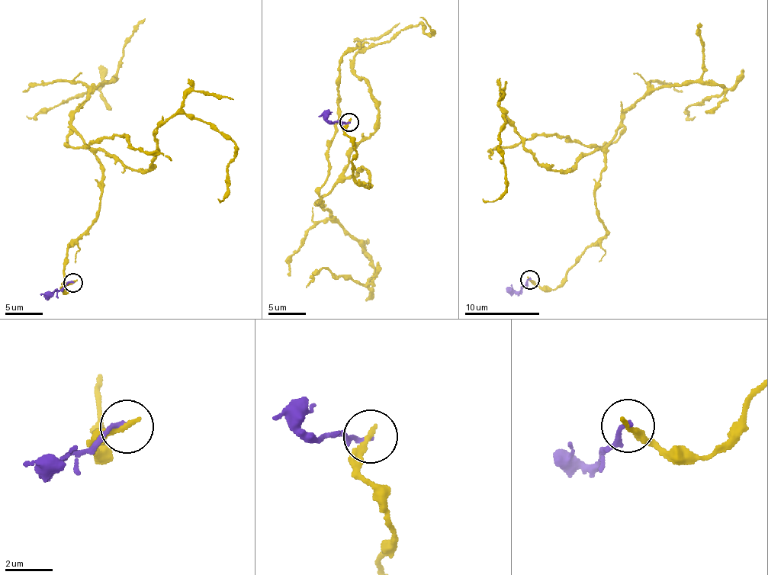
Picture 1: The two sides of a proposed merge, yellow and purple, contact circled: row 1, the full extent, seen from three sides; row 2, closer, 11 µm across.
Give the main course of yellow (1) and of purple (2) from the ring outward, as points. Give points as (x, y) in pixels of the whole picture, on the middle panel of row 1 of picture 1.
1: (348, 121), (367, 184), (364, 167), (343, 175), (378, 104), (351, 68), (402, 30), (434, 35), (419, 17)
2: (348, 121), (329, 122), (327, 117), (332, 112)

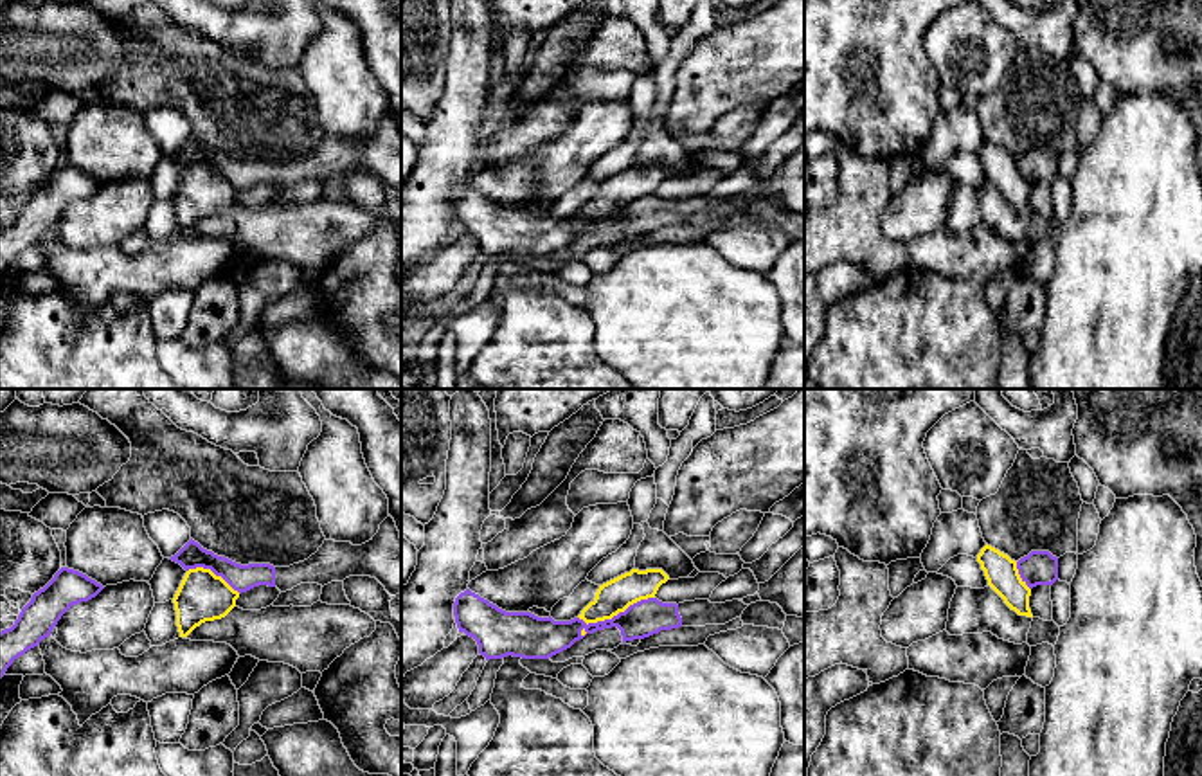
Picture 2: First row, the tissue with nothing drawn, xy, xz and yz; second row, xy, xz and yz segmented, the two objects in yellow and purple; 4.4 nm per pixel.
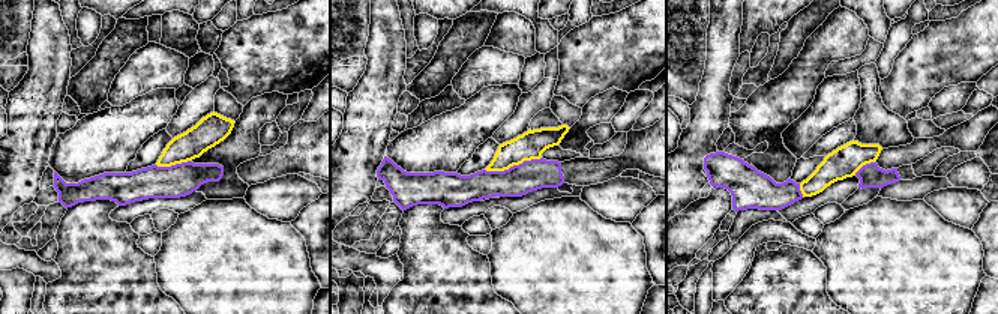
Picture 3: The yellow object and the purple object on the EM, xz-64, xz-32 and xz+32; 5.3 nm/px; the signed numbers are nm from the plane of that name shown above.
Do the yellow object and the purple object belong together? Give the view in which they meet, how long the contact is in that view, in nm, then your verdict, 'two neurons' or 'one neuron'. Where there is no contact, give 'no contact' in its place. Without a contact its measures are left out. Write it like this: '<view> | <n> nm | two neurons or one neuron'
xz | 360 nm | two neurons

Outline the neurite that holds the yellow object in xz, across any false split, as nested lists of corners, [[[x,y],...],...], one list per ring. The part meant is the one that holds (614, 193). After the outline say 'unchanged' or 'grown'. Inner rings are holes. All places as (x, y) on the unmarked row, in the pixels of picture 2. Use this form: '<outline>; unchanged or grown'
[[[632,166],[630,169],[599,182],[596,194],[578,214],[587,221],[612,216],[619,209],[624,209],[630,202],[655,194],[659,184],[668,176],[669,173],[662,166]]]; unchanged

